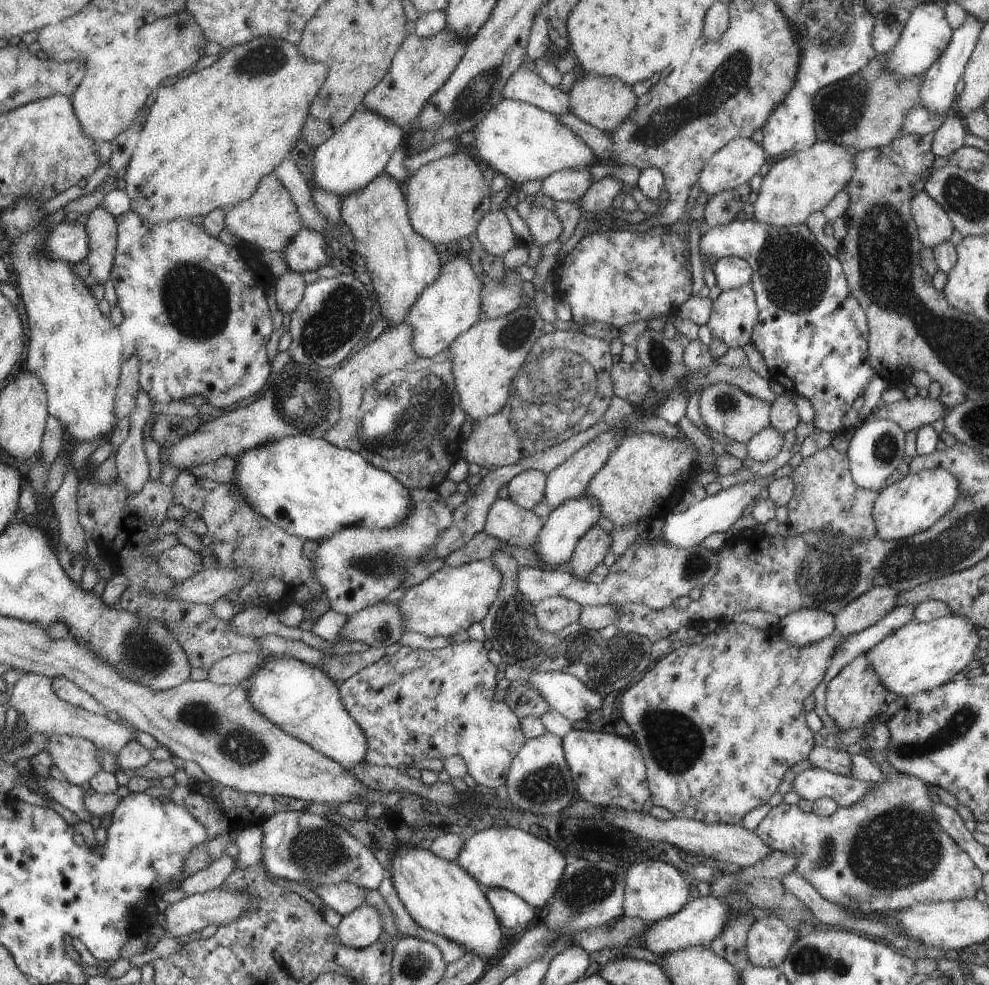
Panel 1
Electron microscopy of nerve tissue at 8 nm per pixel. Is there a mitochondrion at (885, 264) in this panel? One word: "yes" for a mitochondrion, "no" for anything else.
yes

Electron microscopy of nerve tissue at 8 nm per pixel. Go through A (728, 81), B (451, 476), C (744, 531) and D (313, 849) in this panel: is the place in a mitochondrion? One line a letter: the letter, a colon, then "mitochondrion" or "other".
A: mitochondrion
B: other
C: other
D: mitochondrion

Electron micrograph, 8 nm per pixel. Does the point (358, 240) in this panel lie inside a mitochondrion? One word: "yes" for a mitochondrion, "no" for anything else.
no

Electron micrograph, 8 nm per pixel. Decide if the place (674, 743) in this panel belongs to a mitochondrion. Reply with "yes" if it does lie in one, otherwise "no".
yes

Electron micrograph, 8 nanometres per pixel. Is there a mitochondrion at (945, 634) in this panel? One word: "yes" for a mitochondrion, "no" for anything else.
no

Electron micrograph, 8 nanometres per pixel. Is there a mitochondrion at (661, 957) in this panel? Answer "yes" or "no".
no

